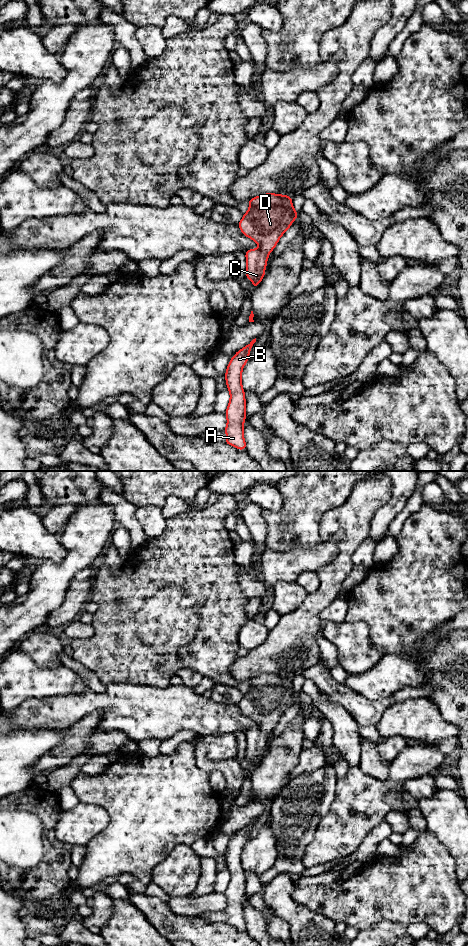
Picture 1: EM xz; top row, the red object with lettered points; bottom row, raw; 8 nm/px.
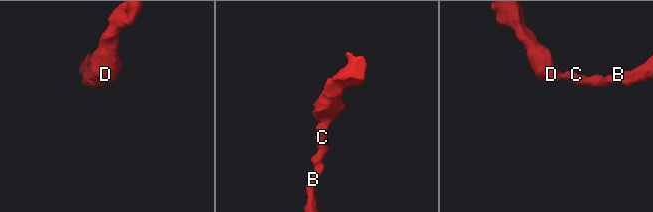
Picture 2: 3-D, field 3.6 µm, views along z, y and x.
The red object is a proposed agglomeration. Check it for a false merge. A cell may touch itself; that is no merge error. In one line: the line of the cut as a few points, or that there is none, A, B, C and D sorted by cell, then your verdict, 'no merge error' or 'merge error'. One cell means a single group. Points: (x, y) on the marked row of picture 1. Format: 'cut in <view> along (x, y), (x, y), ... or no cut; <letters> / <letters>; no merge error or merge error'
no cut; A B C D; no merge error

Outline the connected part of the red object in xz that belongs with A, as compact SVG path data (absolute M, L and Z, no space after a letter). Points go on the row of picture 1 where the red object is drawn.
M256 338L235 353L234 357L230 359L225 374L226 387L230 392L230 401L225 411L227 426L223 431L227 434L227 439L224 443L234 446L239 450L246 450L243 433L246 419L246 401L241 375L244 365L249 360L249 353L255 342Z

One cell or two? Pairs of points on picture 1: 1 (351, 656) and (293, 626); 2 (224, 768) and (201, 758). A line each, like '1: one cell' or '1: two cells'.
1: two cells
2: one cell

